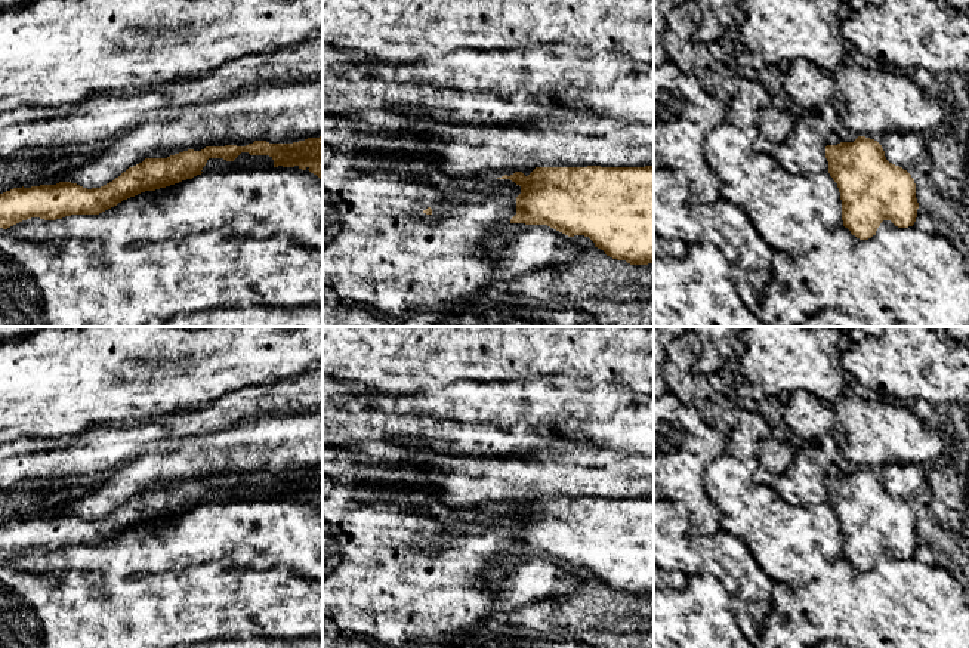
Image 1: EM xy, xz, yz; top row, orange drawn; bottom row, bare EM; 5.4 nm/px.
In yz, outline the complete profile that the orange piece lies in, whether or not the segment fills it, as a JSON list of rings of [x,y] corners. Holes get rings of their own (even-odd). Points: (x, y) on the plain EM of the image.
[[[858,468],[854,473],[825,478],[828,504],[837,515],[843,558],[860,571],[876,567],[883,552],[913,558],[919,534],[911,506],[889,494],[882,476]]]

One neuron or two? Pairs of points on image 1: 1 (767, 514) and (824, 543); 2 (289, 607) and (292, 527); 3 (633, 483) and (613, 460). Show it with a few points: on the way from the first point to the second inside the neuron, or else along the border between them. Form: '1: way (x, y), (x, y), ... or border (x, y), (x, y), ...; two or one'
1: way (781, 528), (793, 540), (809, 540); one
2: border (256, 568), (284, 567), (306, 577); two
3: way (628, 477), (617, 466); one

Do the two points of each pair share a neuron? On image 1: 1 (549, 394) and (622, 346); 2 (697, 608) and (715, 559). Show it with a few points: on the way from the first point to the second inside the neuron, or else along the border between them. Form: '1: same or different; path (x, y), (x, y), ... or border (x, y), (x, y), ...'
1: different; border (539, 375), (588, 378), (607, 383)
2: different; border (688, 576), (712, 574), (731, 595)

